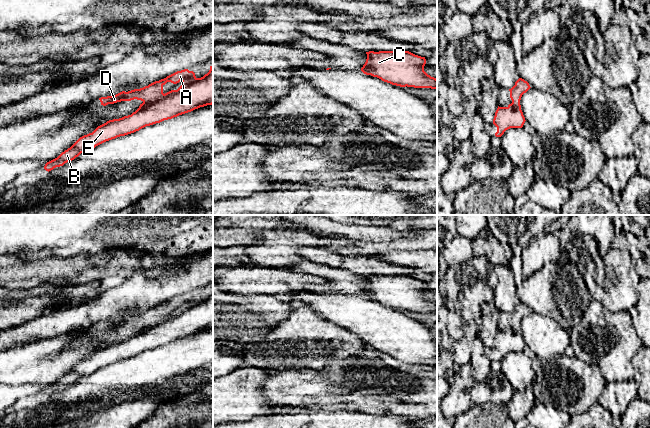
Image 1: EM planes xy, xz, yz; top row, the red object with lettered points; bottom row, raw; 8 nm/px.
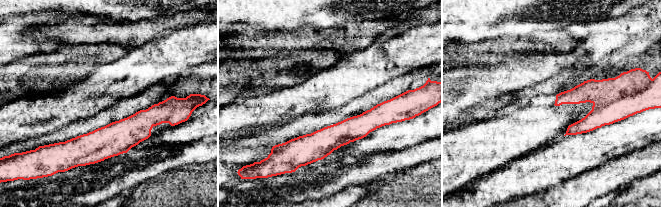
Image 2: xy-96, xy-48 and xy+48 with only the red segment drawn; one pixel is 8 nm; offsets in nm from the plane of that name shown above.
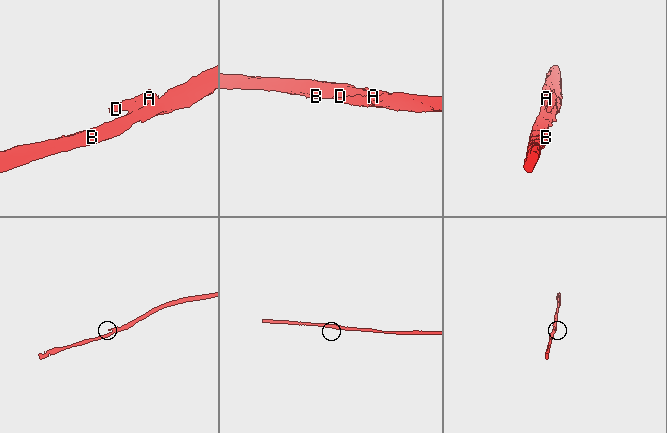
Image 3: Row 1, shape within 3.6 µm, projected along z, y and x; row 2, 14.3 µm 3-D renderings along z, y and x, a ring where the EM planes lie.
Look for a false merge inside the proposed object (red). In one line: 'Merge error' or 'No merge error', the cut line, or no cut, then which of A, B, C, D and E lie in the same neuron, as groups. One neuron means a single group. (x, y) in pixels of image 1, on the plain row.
Merge error. Split along xy (196, 302), (191, 308), (186, 309), (180, 314), (139, 332). Groups: A D / B C E

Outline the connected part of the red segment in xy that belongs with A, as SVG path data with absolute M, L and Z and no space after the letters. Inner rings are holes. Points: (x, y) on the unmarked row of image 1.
M184 293L181 295L177 295L164 303L159 305L155 305L148 310L145 310L140 313L134 313L128 316L122 315L116 319L111 319L107 321L99 322L101 329L106 330L108 328L114 328L121 325L131 325L134 323L141 324L143 327L140 328L139 332L145 332L172 317L177 317L184 313L186 310L192 309L196 304L195 297L193 295L189 295L188 293ZM167 306L171 306L173 308L177 308L182 306L181 310L177 314L171 314L167 317L163 317L163 310Z

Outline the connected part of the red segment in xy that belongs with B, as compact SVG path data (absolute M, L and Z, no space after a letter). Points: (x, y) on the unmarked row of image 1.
M210 290L209 296L201 302L196 302L192 309L186 310L181 315L172 317L145 332L138 332L131 339L109 344L98 350L92 357L80 361L57 382L47 386L44 393L49 396L106 365L212 328L213 290Z

